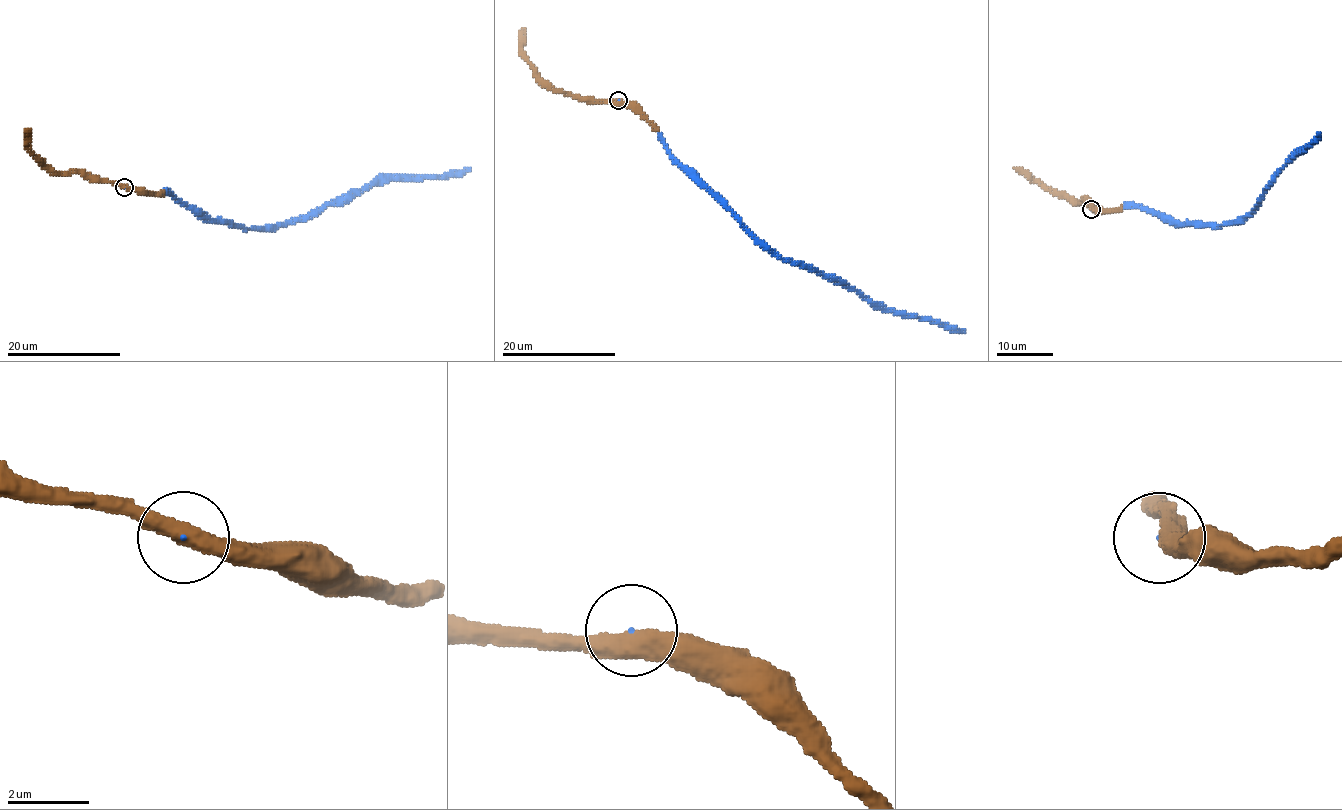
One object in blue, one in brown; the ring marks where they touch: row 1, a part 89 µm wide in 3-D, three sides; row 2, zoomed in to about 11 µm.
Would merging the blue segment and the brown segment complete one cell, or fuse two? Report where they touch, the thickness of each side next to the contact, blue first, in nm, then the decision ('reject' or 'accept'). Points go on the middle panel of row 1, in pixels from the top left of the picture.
place (618, 100); calibres 20 and 480 nm; accept

